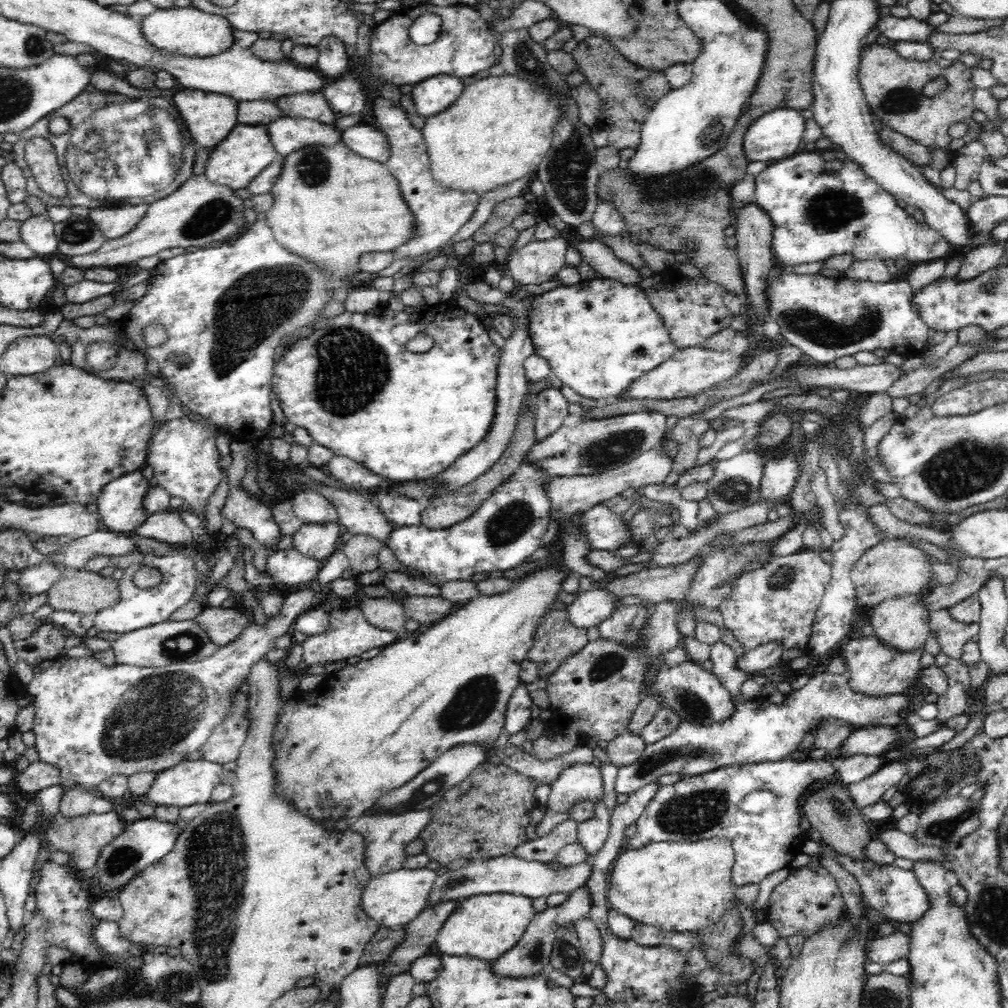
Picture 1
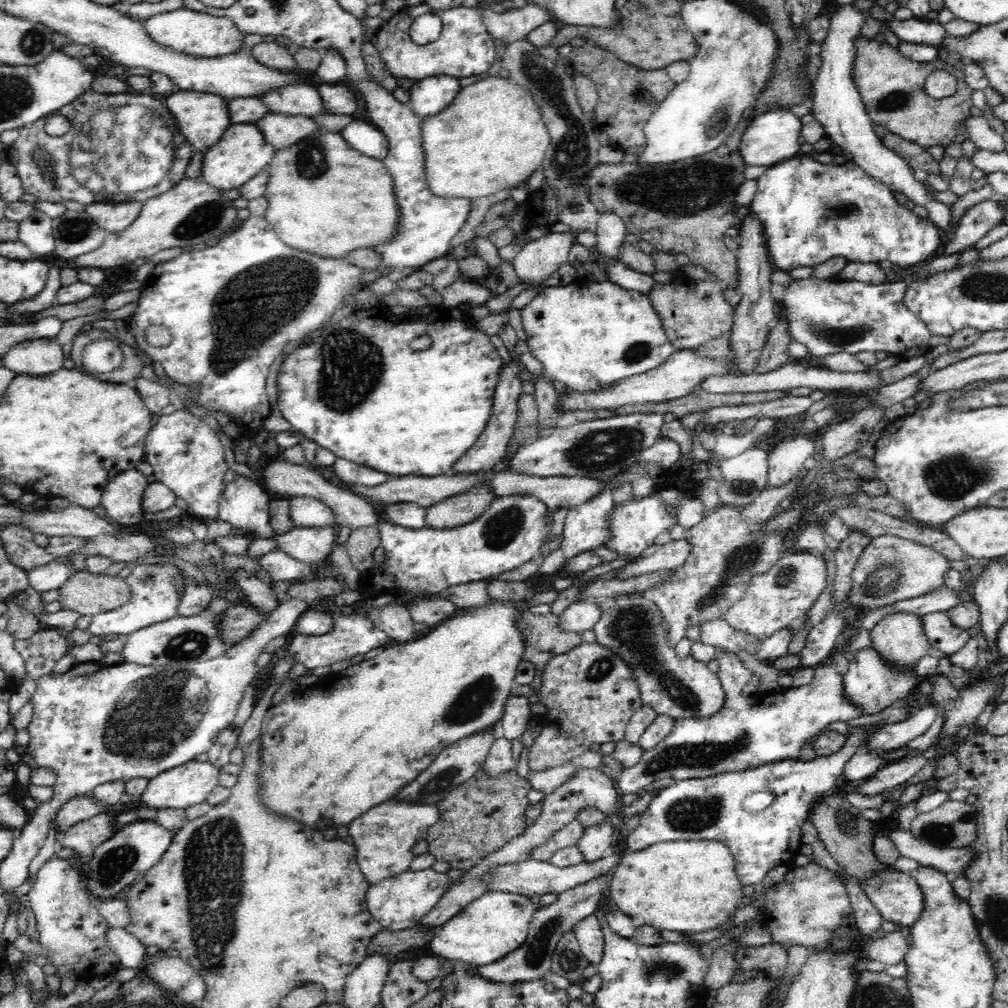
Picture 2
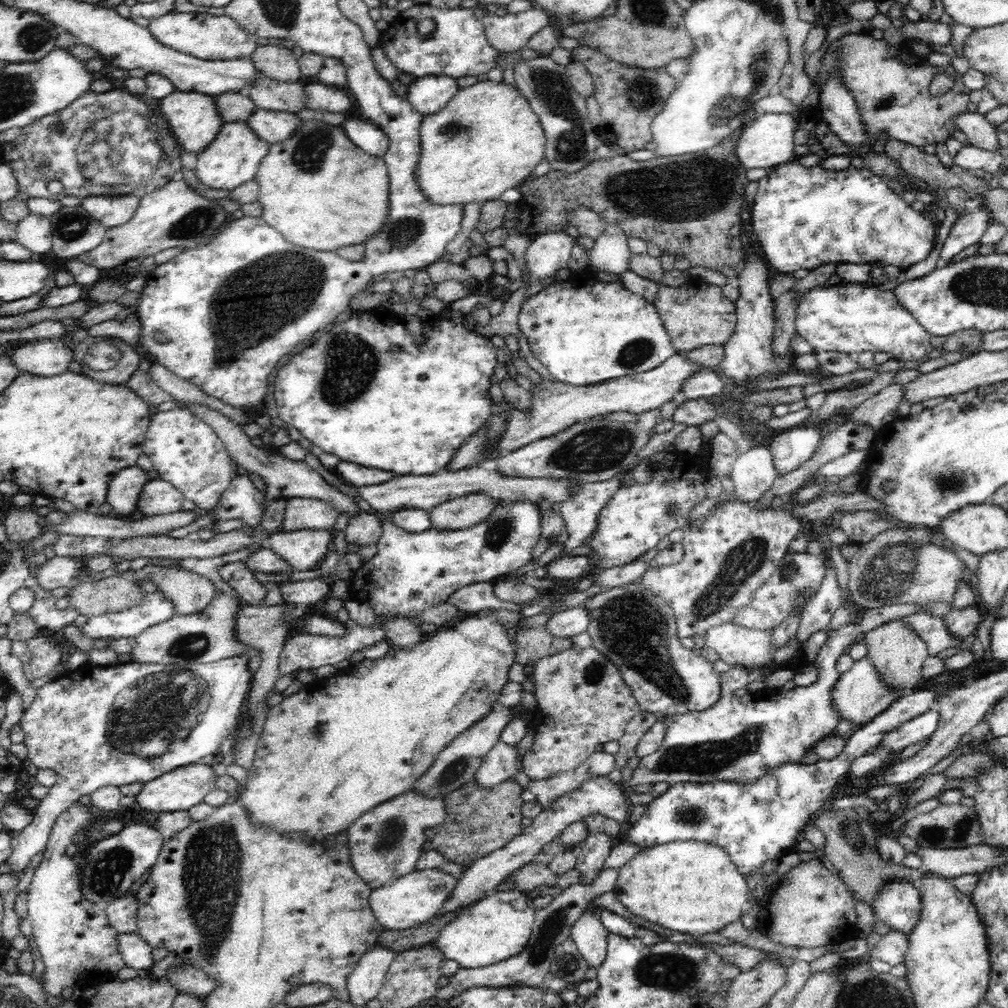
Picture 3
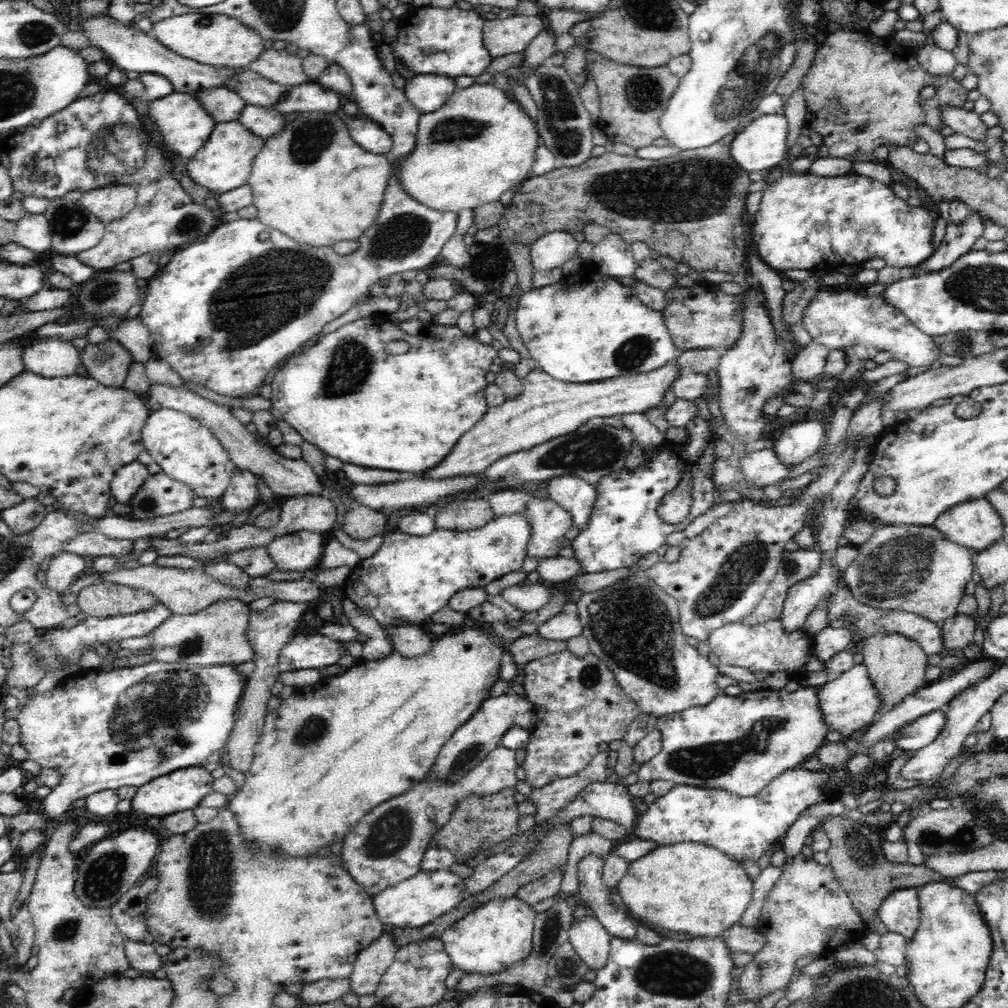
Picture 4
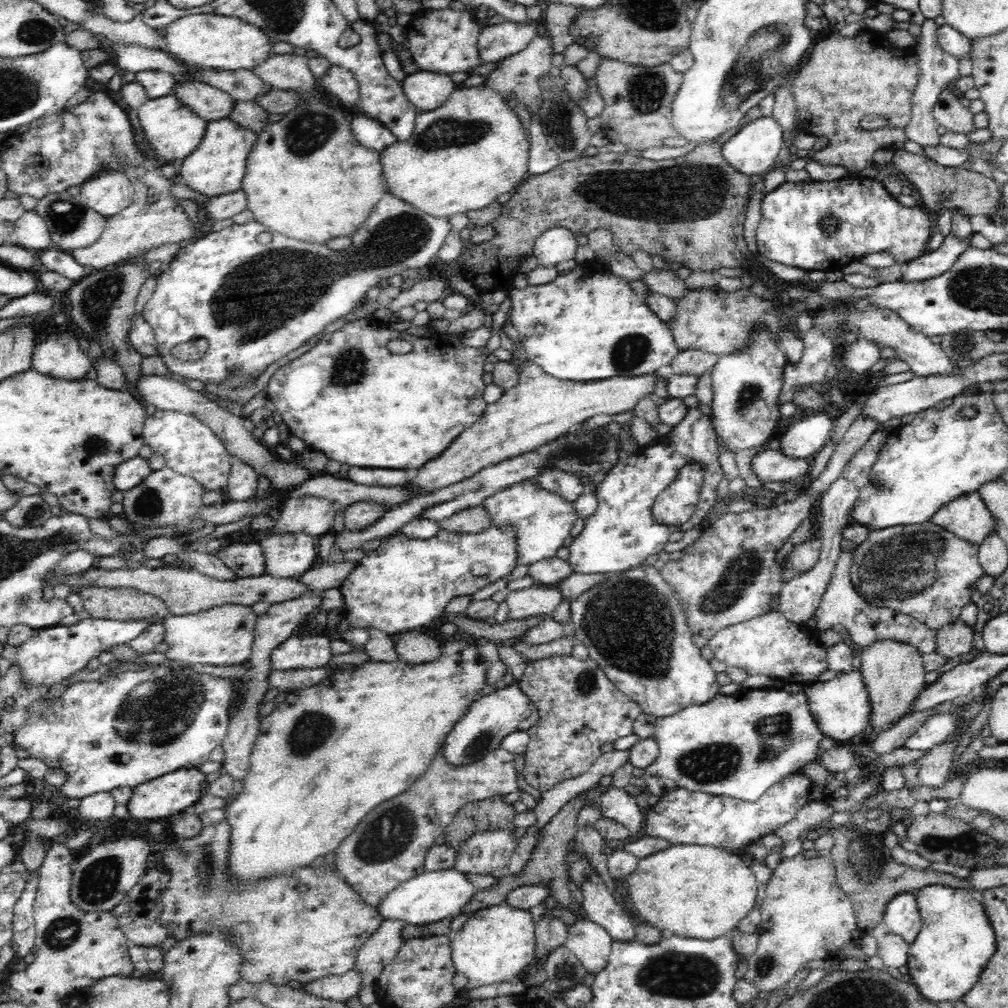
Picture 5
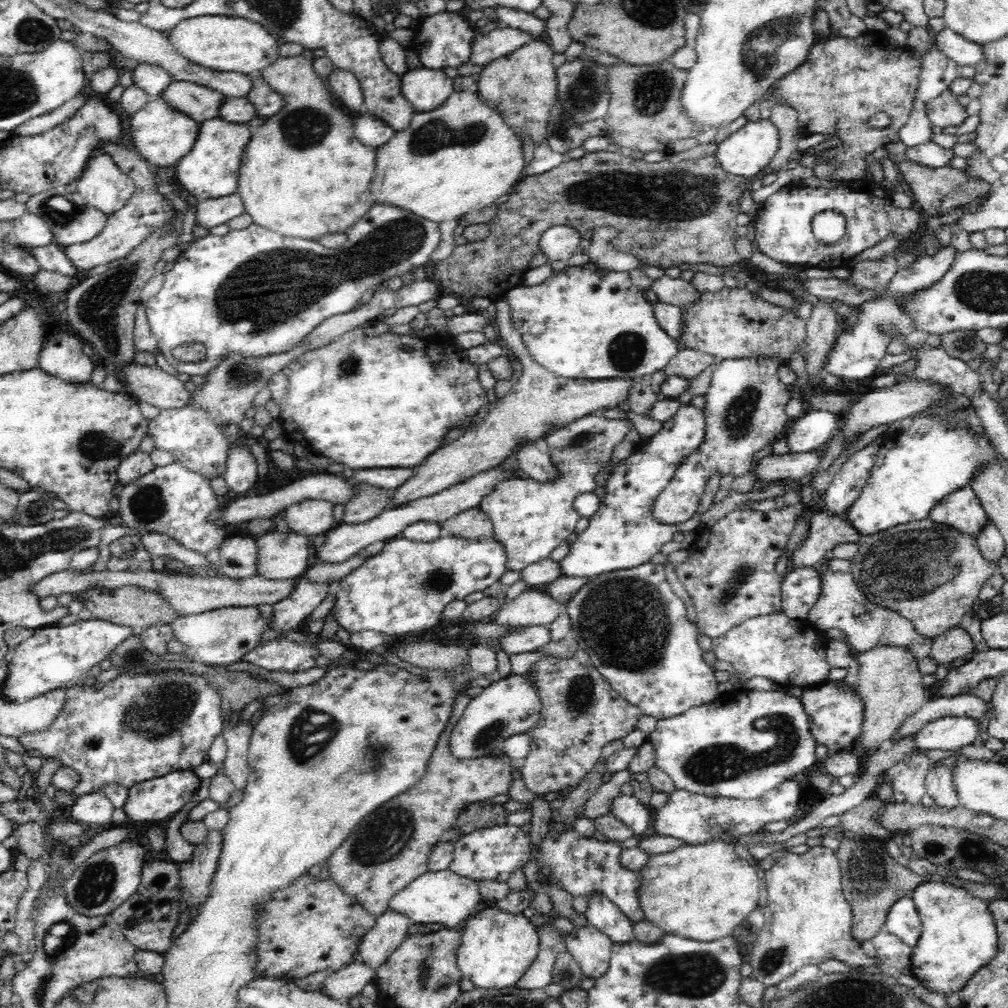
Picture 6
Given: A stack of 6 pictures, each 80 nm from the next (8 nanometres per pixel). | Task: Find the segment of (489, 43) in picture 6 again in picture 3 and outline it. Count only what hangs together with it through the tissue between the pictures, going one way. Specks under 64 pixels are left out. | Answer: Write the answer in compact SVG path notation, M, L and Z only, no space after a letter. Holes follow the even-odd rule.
M534 7L504 16L496 16L488 11L483 19L486 39L498 52L506 54L527 46L534 34L551 24L546 13L546 10Z

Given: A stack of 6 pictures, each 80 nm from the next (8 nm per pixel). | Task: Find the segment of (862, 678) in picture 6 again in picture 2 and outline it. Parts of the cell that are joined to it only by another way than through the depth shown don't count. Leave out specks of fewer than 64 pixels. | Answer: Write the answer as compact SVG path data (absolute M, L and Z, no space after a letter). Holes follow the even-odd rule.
M886 611L870 631L872 647L885 660L909 667L926 655L930 648L920 613Z

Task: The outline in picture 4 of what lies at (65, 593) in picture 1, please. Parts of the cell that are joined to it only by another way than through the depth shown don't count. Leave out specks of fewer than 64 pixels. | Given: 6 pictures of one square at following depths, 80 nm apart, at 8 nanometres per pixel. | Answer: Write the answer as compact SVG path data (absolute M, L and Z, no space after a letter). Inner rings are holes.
M110 581L86 586L76 595L79 612L98 618L139 612L156 600L155 596L142 589Z

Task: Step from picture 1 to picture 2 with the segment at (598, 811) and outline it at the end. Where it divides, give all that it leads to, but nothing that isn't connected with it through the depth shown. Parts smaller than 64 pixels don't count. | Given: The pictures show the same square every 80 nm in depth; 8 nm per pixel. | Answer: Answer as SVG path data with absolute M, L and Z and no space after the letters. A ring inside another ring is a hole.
M604 814L600 824L584 828L584 832L576 844L582 853L583 862L594 862L611 852L616 826L614 819L614 816Z

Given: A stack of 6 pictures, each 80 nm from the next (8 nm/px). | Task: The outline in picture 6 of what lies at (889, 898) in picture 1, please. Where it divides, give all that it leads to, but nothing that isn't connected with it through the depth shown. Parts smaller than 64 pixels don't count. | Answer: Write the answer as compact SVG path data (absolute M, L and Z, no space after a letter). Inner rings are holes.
M912 895L902 896L890 906L885 925L886 932L904 944L913 948L918 943L922 922Z

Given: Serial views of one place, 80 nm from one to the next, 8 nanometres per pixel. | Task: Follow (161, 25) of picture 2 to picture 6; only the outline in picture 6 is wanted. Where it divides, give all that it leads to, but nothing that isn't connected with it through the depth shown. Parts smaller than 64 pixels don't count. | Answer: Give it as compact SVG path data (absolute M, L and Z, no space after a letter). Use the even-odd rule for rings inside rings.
M198 16L186 18L166 34L174 51L192 63L218 72L240 72L258 74L280 56L279 40L270 35L266 28L252 20L230 16Z

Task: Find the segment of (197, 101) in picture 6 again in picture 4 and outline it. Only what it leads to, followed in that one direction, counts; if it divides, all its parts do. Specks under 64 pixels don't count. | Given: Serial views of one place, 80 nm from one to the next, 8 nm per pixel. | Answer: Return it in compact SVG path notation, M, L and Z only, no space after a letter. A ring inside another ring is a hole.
M218 88L216 91L202 91L194 93L194 97L201 98L208 113L216 122L239 120L239 114L248 106L240 96L227 88Z

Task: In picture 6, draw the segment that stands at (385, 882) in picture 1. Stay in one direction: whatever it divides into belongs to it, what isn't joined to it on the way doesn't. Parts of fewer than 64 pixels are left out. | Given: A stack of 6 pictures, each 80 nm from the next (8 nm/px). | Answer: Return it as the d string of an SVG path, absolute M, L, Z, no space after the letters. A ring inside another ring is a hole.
M449 868L440 872L428 871L414 878L406 888L399 889L387 901L388 912L406 916L413 924L444 925L455 928L463 924L476 910L482 896L475 880L460 876Z

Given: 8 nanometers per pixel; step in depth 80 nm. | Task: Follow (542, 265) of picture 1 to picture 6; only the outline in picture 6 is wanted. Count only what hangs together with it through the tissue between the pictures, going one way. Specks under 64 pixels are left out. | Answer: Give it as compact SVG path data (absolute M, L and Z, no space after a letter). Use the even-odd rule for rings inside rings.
M554 225L542 234L538 242L538 252L547 256L548 262L566 261L578 250L581 235L566 225Z

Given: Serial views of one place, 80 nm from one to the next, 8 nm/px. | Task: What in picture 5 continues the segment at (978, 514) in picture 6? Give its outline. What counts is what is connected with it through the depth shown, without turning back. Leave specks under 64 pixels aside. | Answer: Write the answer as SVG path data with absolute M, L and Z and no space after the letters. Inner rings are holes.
M976 491L968 496L958 496L958 500L940 508L931 522L974 546L989 538L997 527L996 519Z

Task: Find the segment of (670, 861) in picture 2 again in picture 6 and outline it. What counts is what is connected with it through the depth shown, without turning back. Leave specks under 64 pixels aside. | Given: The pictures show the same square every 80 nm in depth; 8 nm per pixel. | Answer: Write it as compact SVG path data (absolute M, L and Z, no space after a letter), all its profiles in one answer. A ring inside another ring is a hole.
M722 839L699 845L683 844L672 852L652 855L637 871L637 878L639 906L646 920L660 926L665 934L678 934L689 940L694 936L696 941L714 941L732 934L734 928L759 906L763 896L762 873L736 854L734 842L722 842Z

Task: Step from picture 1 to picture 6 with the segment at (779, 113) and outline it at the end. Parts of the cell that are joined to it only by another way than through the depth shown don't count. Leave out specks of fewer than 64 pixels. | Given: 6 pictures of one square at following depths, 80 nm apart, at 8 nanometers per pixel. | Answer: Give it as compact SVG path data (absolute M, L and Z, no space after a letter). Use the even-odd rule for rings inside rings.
M770 119L749 121L736 132L728 135L716 148L719 165L734 176L754 177L770 164L779 147L779 132Z

